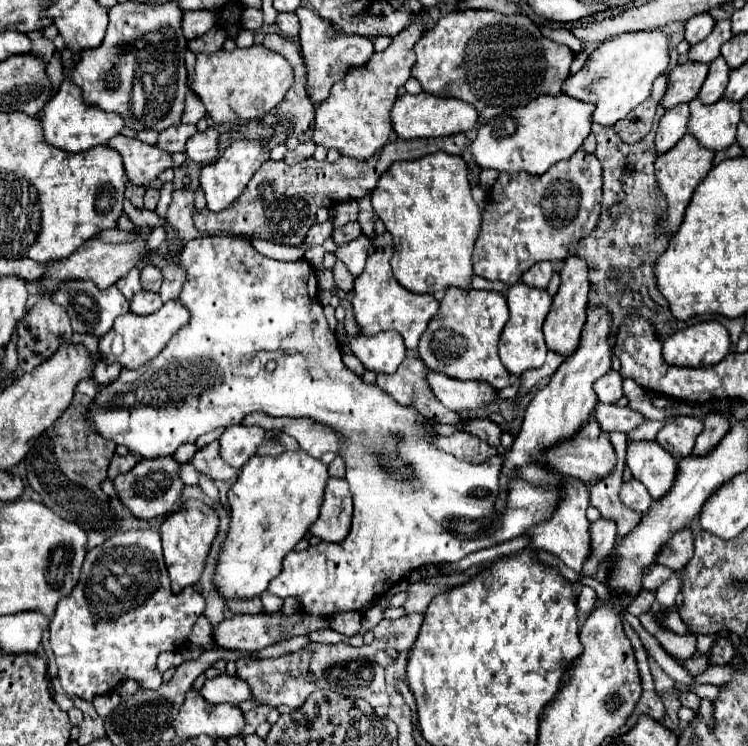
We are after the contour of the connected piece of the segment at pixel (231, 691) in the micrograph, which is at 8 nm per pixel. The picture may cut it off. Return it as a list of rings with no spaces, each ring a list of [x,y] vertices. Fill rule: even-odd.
[[[218,675],[214,679],[206,679],[200,693],[210,703],[230,703],[230,705],[240,705],[254,697],[250,685],[244,679],[230,675]]]

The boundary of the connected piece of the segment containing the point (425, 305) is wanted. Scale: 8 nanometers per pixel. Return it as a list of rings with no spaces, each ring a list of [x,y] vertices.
[[[380,247],[368,257],[364,273],[354,281],[352,307],[354,307],[356,321],[364,335],[376,335],[380,331],[392,329],[404,337],[406,349],[414,351],[414,349],[418,349],[418,341],[420,341],[422,333],[426,331],[428,321],[438,313],[440,301],[436,301],[434,295],[430,295],[430,293],[424,293],[424,295],[410,293],[394,279],[392,269],[390,269],[392,251],[394,251],[392,247]]]

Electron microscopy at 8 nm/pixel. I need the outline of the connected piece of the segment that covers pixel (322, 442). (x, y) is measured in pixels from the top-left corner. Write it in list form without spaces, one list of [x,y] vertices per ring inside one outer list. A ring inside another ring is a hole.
[[[250,413],[244,417],[242,425],[258,425],[264,429],[280,429],[294,437],[300,447],[314,455],[322,457],[326,451],[338,453],[338,439],[334,439],[334,431],[326,431],[322,423],[314,423],[312,419],[290,419],[290,417],[272,417],[264,413]]]

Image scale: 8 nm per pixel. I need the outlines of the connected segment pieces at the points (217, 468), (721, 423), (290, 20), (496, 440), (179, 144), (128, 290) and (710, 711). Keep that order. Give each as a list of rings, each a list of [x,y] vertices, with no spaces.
[[[214,441],[214,443],[210,443],[210,445],[206,445],[204,449],[200,449],[200,451],[196,451],[196,455],[192,457],[192,465],[194,465],[194,469],[196,471],[200,471],[200,473],[204,473],[204,475],[208,475],[210,479],[214,479],[214,481],[230,481],[230,479],[236,479],[238,477],[238,471],[234,471],[234,469],[230,469],[222,459],[220,459],[220,453],[218,453],[218,449],[220,449],[220,443],[218,441]]]
[[[710,413],[704,417],[704,431],[698,435],[694,445],[694,455],[706,455],[714,445],[720,443],[720,439],[728,433],[730,421],[720,413]]]
[[[278,13],[276,25],[280,27],[282,35],[286,37],[296,37],[300,33],[300,23],[298,23],[296,13]]]
[[[474,419],[466,425],[466,431],[472,435],[478,435],[482,441],[486,441],[494,449],[498,449],[498,453],[502,453],[502,443],[500,443],[502,427],[498,423],[488,421],[488,419]]]
[[[174,125],[174,127],[168,127],[166,131],[162,131],[158,135],[158,147],[168,151],[168,153],[184,153],[186,151],[186,141],[196,133],[196,125]]]
[[[132,269],[126,277],[122,277],[122,279],[116,283],[116,287],[122,291],[122,295],[124,295],[126,299],[132,299],[132,297],[134,297],[134,293],[142,291],[140,271],[138,271],[138,269]]]
[[[702,699],[702,705],[700,705],[700,709],[698,709],[698,715],[702,715],[702,719],[704,719],[706,723],[710,723],[710,725],[708,725],[710,729],[714,727],[714,703],[712,703],[712,699]]]

